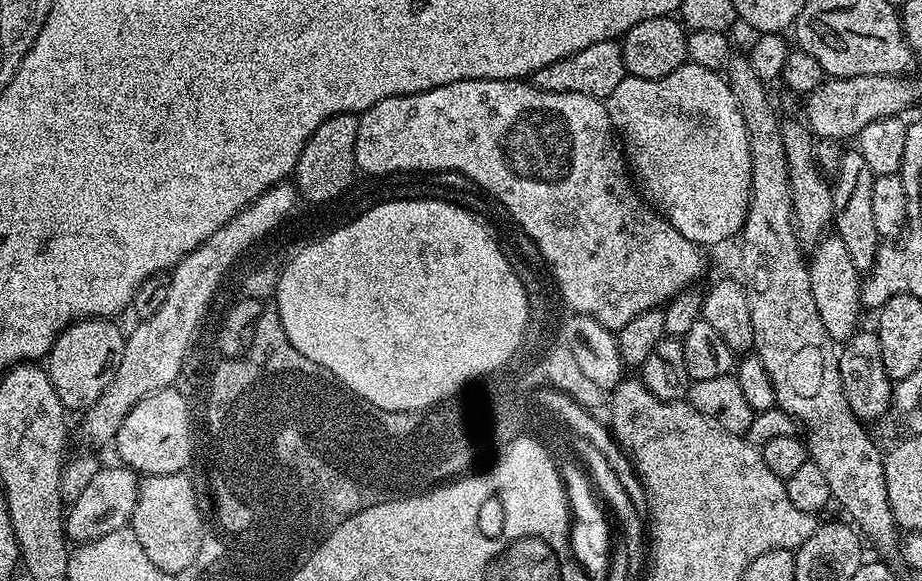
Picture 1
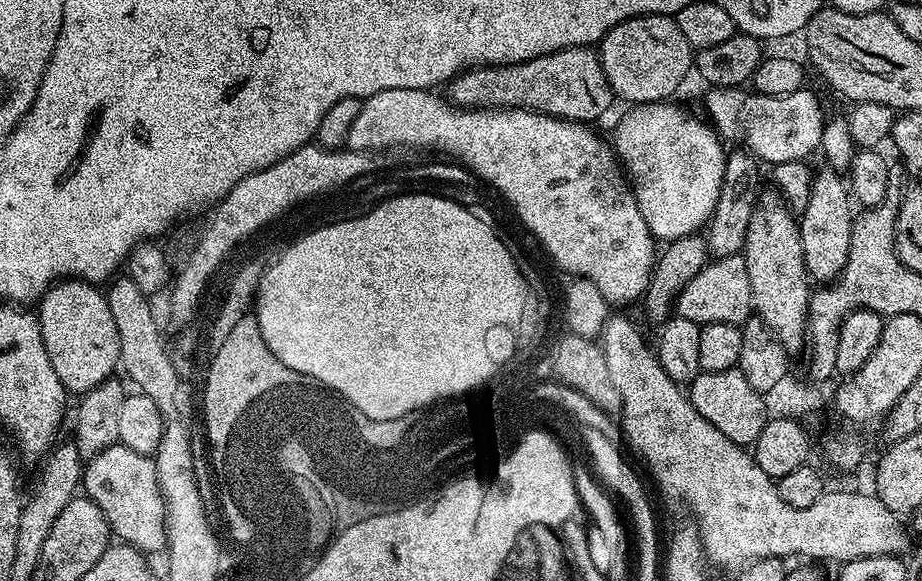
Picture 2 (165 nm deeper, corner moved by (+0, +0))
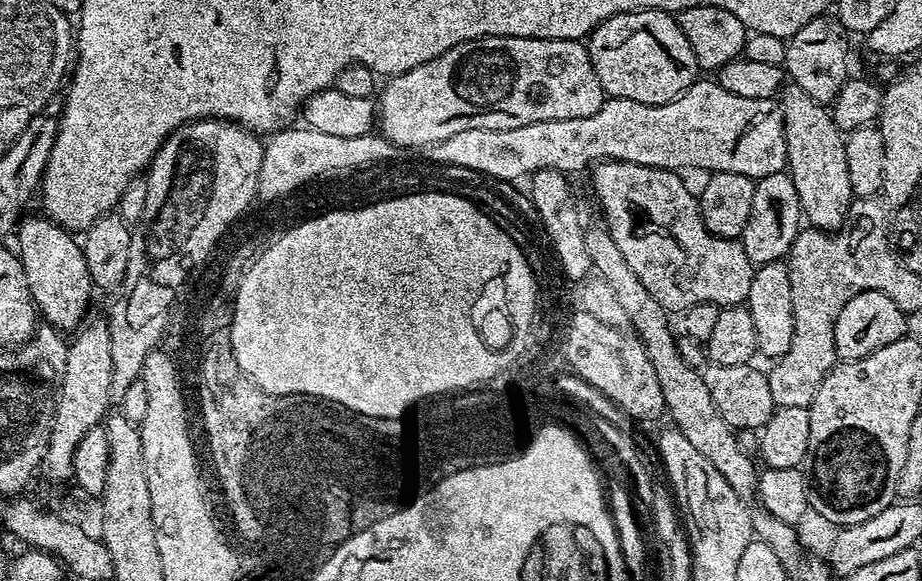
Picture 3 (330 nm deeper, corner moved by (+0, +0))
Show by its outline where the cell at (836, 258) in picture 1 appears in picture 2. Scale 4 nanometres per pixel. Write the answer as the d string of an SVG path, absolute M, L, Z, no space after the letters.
M827 166L821 169L821 172L817 171L812 177L810 202L804 204L804 210L798 216L798 223L802 238L802 254L809 277L813 281L820 280L816 282L832 282L842 274L846 258L850 254L854 211L852 212L850 189L845 177Z

